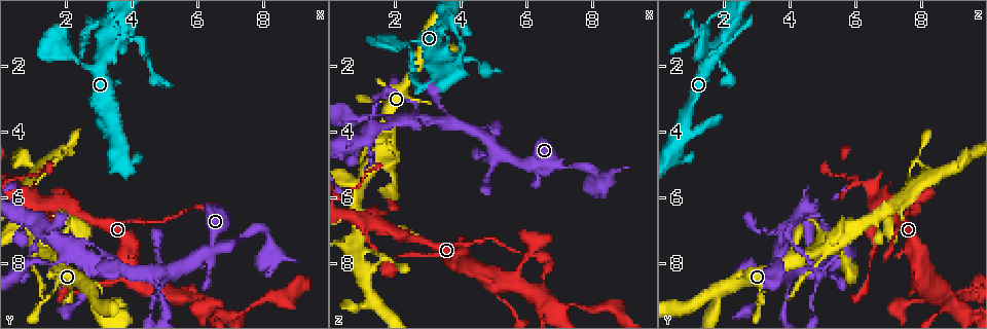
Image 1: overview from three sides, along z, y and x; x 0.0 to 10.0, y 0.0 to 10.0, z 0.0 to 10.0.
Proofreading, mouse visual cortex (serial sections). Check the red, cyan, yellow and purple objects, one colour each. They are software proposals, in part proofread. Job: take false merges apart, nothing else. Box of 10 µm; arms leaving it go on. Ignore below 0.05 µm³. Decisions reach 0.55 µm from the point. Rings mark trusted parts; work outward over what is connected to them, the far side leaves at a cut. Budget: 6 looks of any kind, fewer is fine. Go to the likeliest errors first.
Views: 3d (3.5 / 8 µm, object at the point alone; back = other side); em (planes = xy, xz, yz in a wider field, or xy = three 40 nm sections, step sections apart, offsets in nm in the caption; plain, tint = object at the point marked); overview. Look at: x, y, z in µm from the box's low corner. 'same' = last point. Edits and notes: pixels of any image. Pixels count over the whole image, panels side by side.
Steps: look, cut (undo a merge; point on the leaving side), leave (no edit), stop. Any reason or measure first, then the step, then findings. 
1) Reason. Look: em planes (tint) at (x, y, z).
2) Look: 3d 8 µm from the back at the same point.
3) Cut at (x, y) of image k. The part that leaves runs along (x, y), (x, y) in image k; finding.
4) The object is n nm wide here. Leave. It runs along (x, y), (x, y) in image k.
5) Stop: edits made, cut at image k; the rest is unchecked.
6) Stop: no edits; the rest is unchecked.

Look: 3d 3.5 µm from the back at (2.15, 1.70, 1.35).

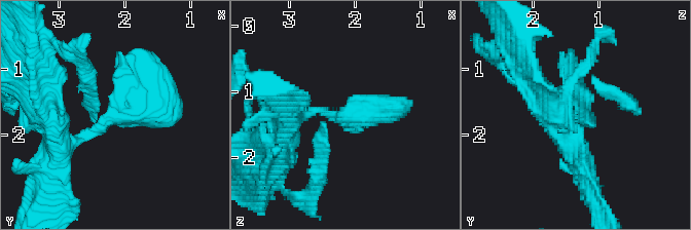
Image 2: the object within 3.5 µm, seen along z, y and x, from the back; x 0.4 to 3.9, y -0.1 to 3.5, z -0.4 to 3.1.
Need the tissue. Look: em xy step 2 (tint) at (2.15, 1.80, 1.35).

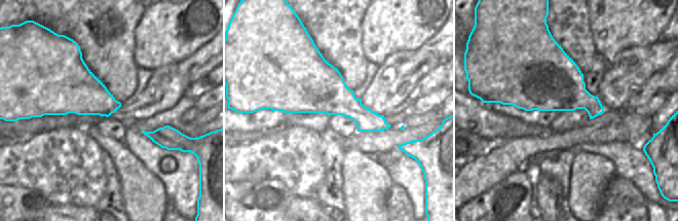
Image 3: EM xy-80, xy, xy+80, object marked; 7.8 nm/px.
Leave. It runs along (59, 150), (138, 106), (129, 71) in image 2; one cell here.

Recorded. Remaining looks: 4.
A fork. Look: em xy step 3 (tint) at (5.20, 8.25, 4.70).

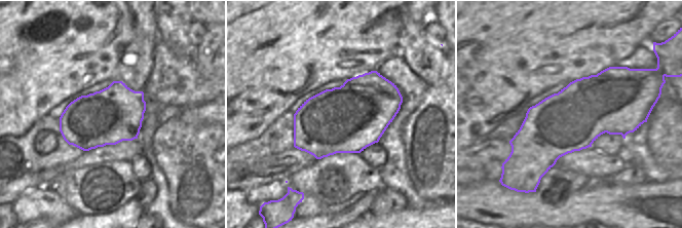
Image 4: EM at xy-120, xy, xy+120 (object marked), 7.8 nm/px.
Wider look. Look: 3d 3.5 µm at the same point.

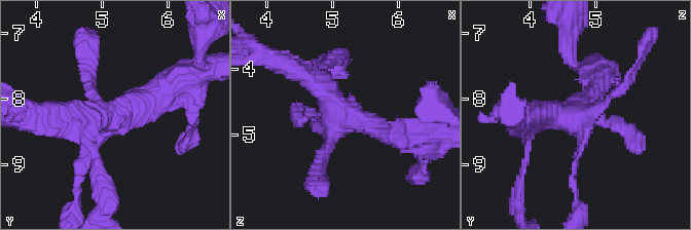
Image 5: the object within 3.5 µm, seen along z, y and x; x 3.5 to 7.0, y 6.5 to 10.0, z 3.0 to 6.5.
Leave. It runs along (402, 136), (349, 117), (292, 70) in image 5; one cell here.

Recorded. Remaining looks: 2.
Narrows sharply. Look: 3d 3.5 µm at (2.00, 7.65, 3.75).

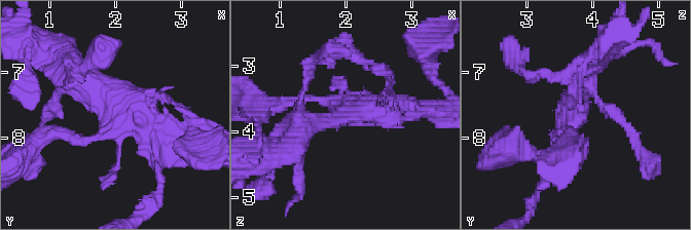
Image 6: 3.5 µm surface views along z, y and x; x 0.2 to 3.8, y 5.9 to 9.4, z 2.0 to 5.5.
Need the tissue. Look: em xy step 3 (tint) at (2.05, 7.60, 3.70).

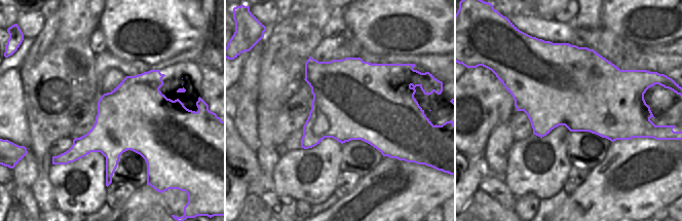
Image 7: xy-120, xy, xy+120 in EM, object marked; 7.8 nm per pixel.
The object is 600 nm wide here. Leave. It runs along (181, 137), (120, 115), (67, 62) in image 6; continuous, no second cell.

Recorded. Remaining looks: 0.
Stop: no edits; the rest is unchecked.

